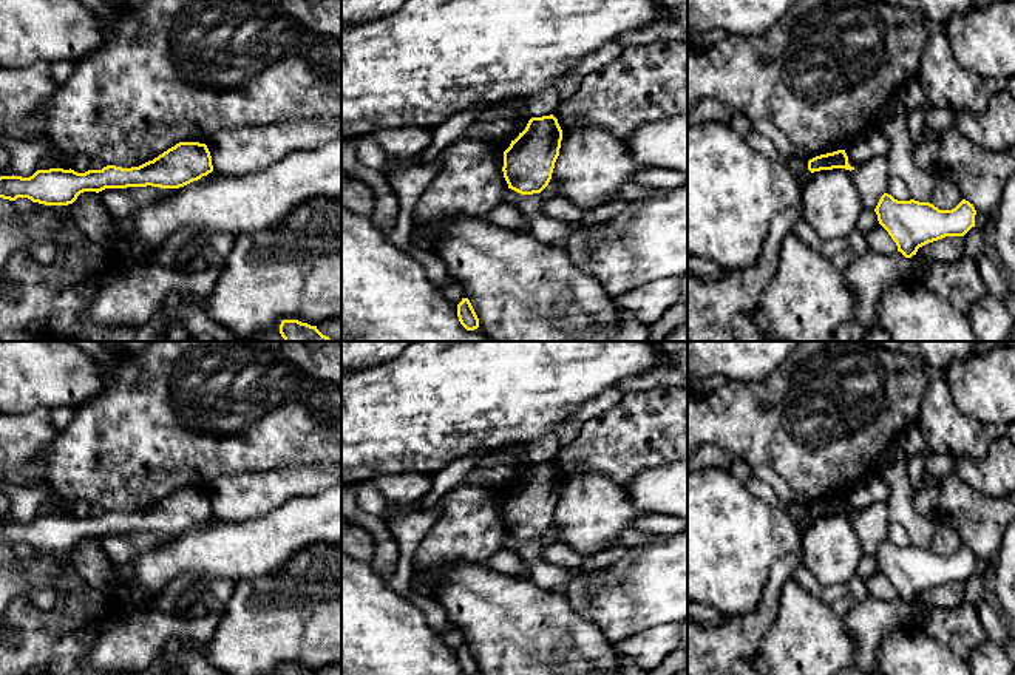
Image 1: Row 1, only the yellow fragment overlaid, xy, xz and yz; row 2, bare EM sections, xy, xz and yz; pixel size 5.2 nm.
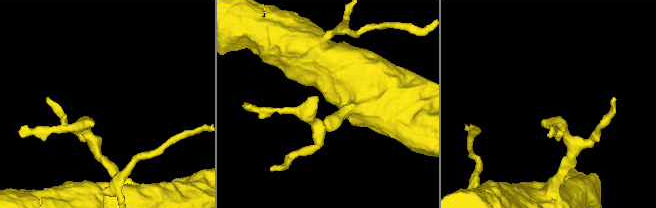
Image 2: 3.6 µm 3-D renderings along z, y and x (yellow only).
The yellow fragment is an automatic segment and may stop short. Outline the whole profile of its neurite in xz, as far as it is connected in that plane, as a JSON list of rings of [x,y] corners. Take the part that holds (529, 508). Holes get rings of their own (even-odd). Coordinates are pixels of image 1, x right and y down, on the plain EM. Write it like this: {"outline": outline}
{"outline": [[[550,462],[531,463],[504,497],[504,524],[521,541],[541,539],[550,528],[559,502],[562,476]]]}

